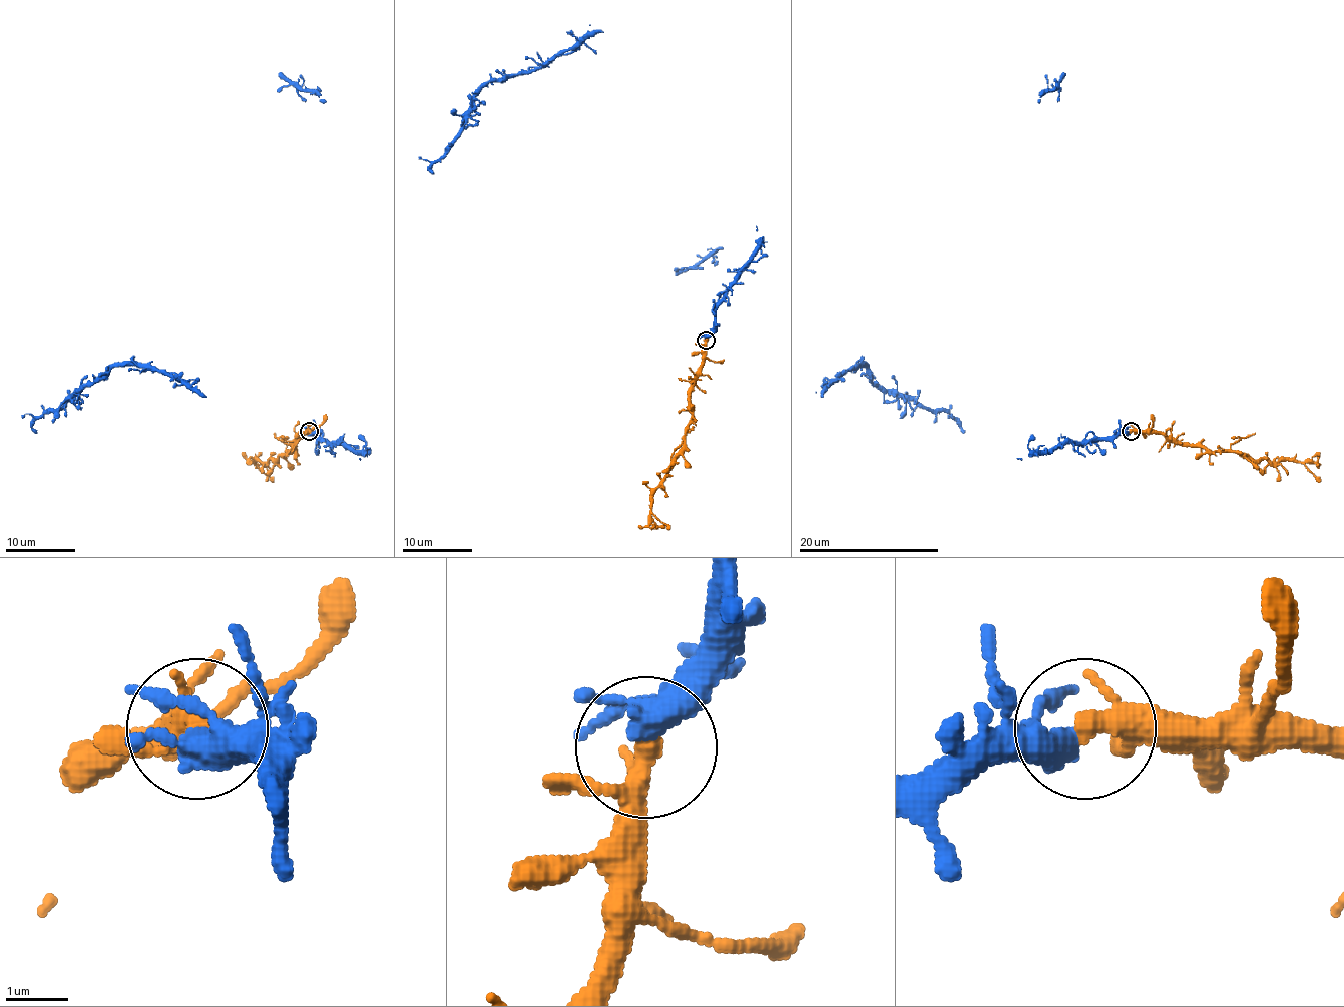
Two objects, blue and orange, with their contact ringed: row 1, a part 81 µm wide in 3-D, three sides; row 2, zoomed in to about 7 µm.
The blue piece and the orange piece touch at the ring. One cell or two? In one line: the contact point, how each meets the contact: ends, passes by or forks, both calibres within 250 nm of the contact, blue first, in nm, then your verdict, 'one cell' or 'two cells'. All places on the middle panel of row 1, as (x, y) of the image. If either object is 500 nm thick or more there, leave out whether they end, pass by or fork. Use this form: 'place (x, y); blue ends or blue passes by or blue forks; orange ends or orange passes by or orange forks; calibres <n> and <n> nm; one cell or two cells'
place (706, 340); blue forks; orange forks; calibres 320 and 240 nm; one cell

